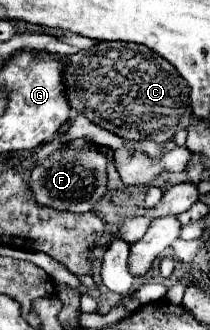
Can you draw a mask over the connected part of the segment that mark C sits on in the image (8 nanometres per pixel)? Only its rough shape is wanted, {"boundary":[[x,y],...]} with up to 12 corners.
{"boundary":[[102,41],[68,57],[74,111],[170,141],[190,89],[158,53]]}

